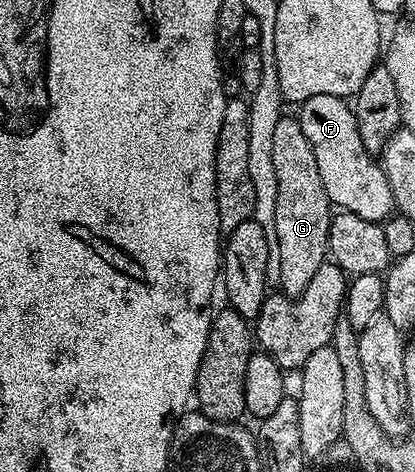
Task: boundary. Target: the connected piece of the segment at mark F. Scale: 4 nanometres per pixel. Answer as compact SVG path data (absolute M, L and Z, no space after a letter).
M331 95L308 97L308 101L297 108L296 118L300 129L304 129L304 137L308 137L312 145L312 153L316 153L316 169L320 169L320 181L331 204L343 211L356 213L356 217L364 217L366 221L382 223L395 210L394 194L381 162L364 149L354 107L348 104L346 99Z

